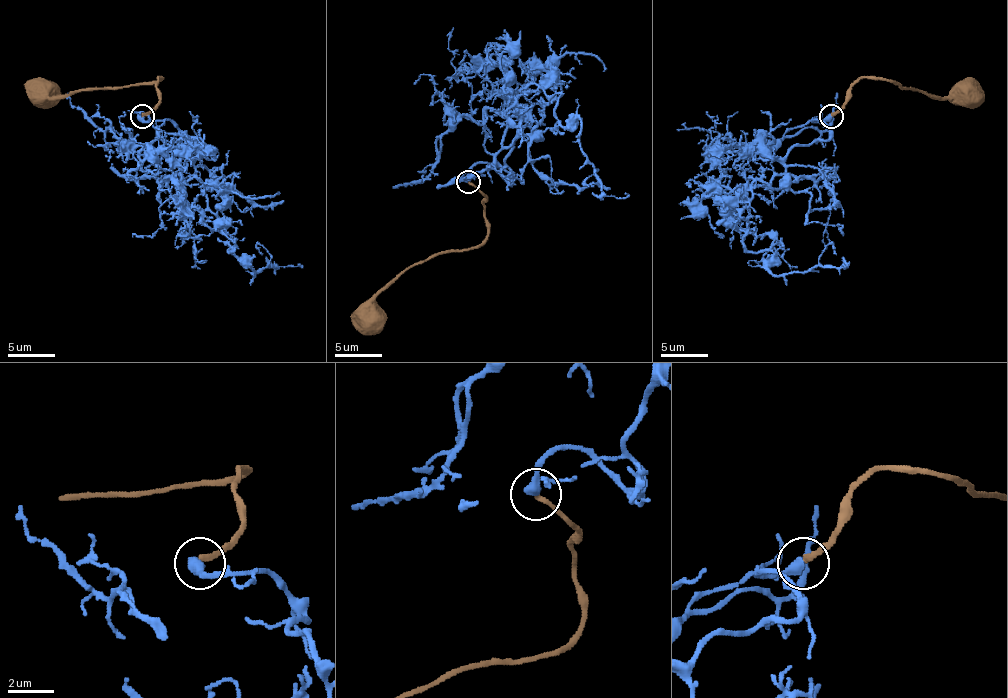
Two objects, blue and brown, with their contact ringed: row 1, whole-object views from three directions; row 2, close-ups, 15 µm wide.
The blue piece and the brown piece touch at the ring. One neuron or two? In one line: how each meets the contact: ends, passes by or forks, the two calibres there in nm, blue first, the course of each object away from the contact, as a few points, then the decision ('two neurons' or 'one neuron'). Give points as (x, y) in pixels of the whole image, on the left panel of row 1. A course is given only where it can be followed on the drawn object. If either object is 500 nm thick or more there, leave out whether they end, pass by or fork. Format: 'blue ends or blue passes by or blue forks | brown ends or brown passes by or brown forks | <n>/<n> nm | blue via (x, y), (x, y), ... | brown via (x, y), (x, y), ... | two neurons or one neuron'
blue ends | brown ends | 480/220 nm | blue via (142, 117), (168, 119), (194, 173), (216, 181), (227, 251), (253, 275), (303, 268) | brown via (142, 117), (159, 100), (157, 79), (161, 79), (149, 84), (79, 91), (48, 98), (46, 96) | two neurons

